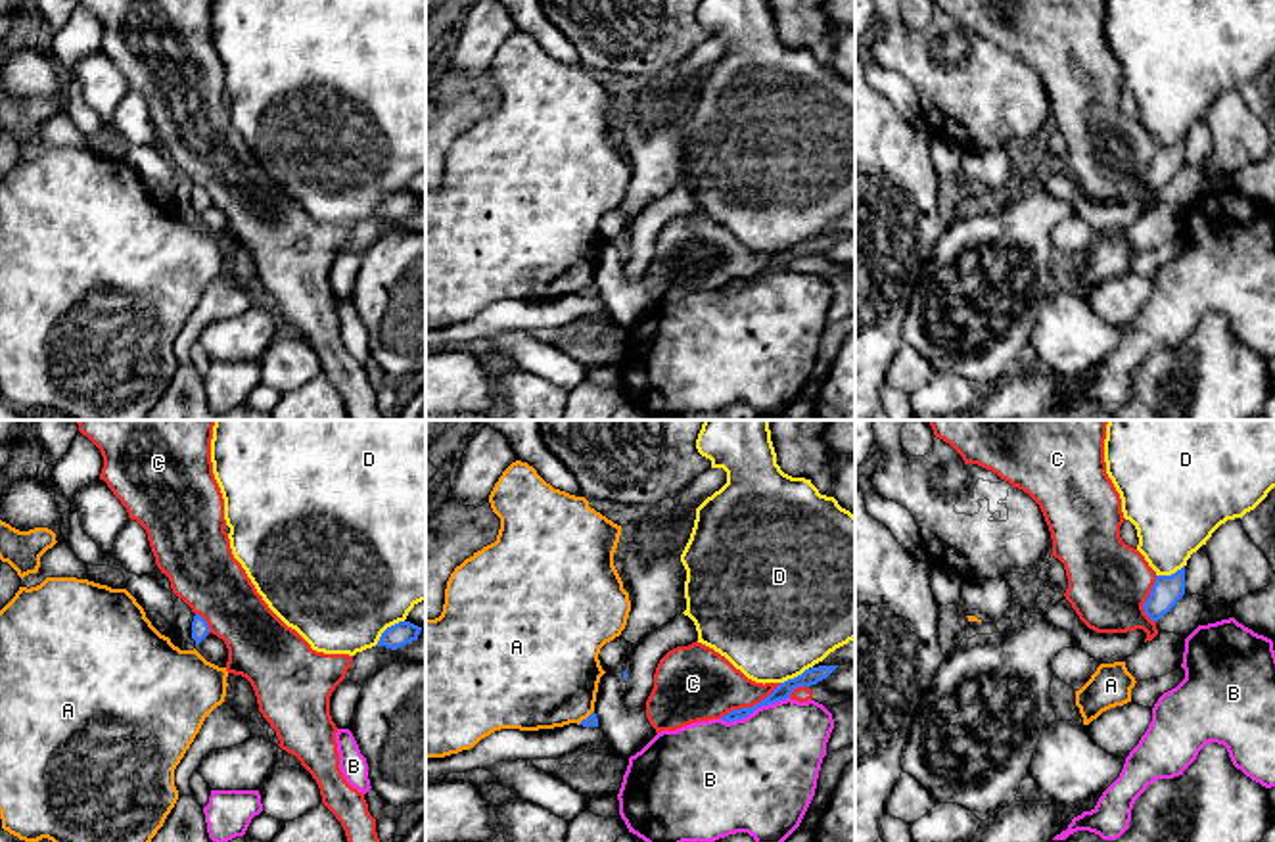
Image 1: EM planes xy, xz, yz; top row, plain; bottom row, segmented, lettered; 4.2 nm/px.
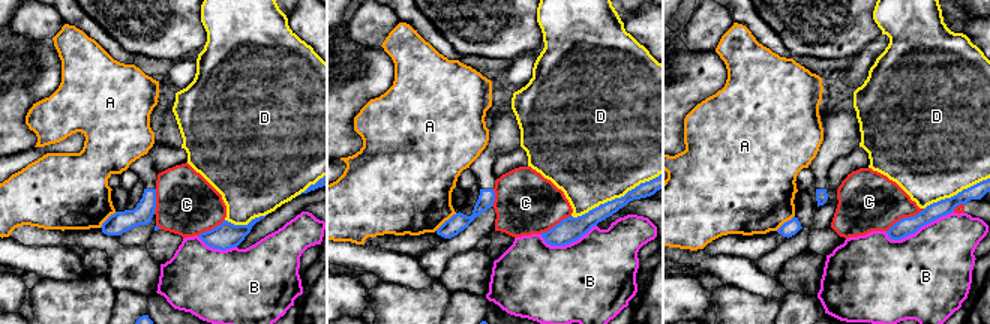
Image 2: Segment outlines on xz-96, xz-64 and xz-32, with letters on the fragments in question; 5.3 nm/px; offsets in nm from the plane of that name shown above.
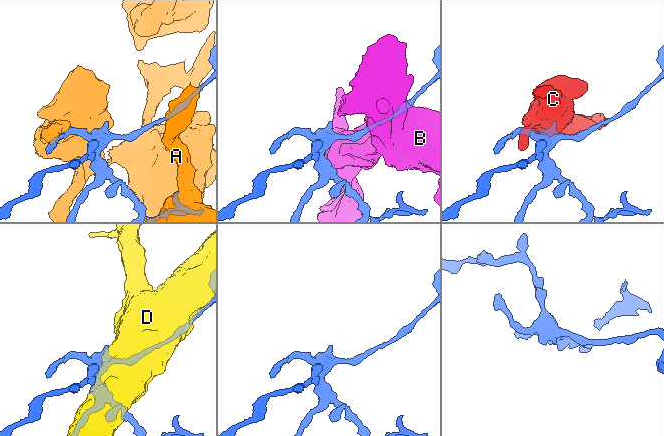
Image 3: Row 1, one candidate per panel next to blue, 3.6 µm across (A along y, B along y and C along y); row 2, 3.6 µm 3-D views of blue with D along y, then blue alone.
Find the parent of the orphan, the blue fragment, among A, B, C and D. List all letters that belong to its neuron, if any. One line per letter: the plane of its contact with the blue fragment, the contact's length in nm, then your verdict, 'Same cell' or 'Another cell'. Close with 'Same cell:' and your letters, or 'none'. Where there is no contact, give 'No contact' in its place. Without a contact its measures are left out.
A: Touches blue in xz. Shared border 90 nm. Another cell
B: Touches blue in xz. Shared border 300 nm. Another cell
C: Touches blue in xz. Shared border 300 nm. Another cell
D: Touches blue in xy. Shared border 170 nm. Another cell
Same cell: none

